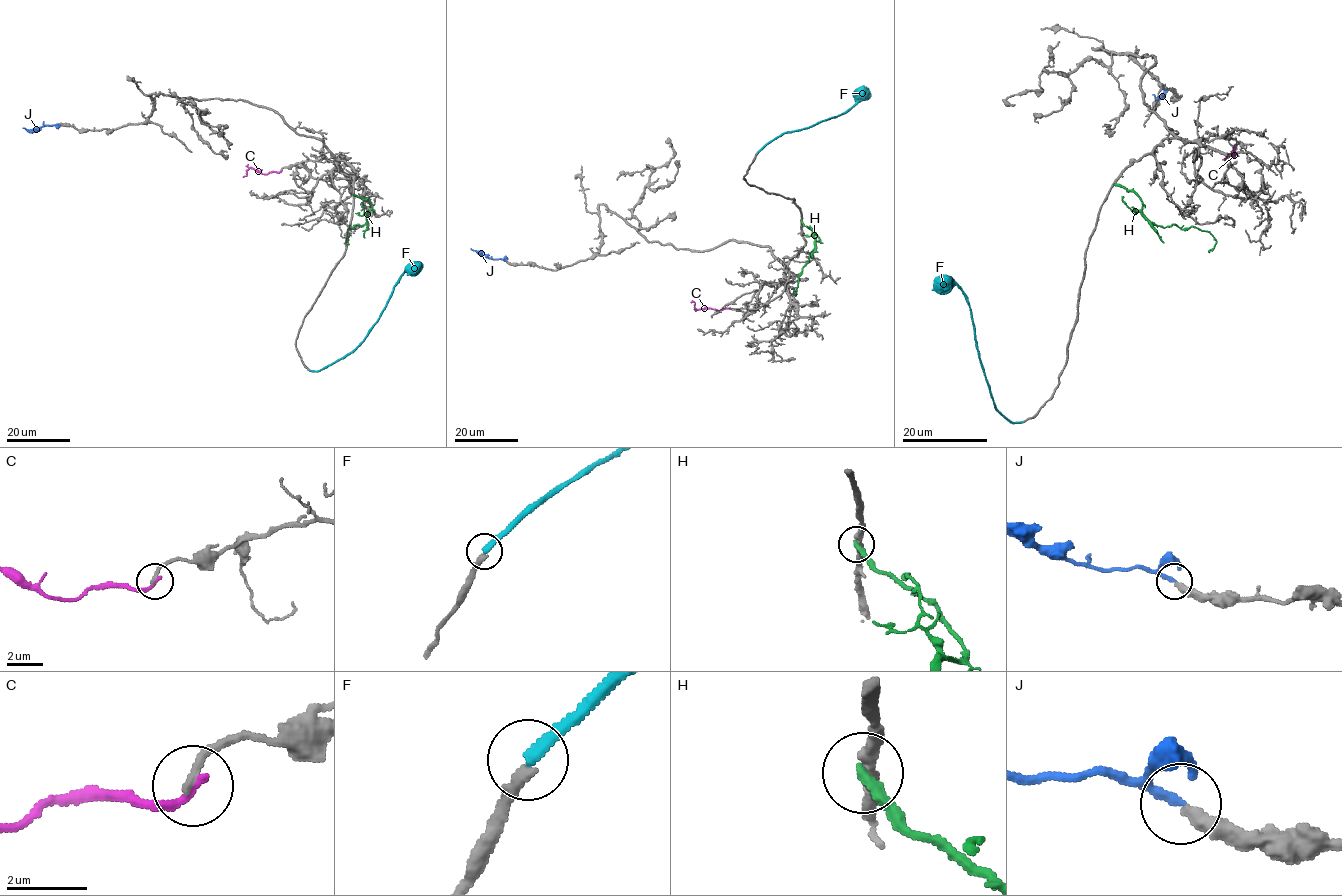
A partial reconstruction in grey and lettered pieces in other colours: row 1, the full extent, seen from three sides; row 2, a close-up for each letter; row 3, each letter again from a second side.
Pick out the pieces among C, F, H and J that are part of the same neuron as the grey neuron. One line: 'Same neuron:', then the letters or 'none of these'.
Same neuron: J

